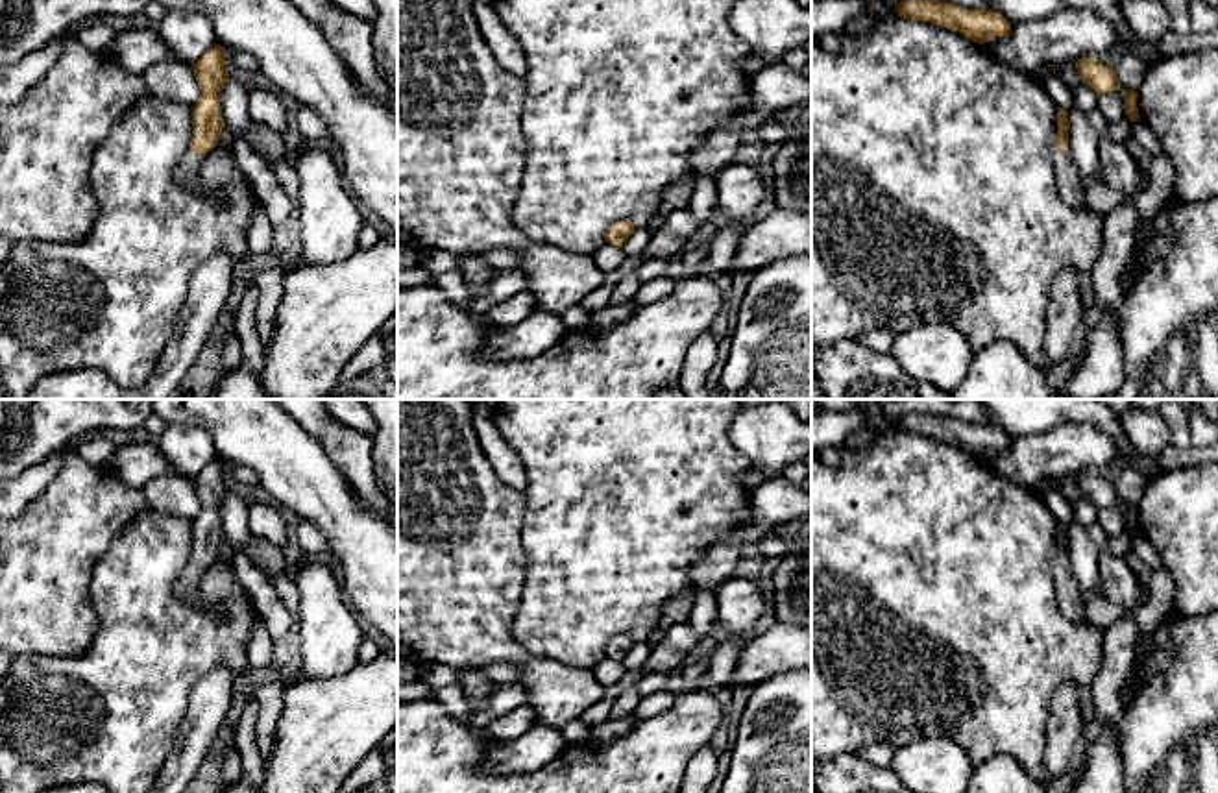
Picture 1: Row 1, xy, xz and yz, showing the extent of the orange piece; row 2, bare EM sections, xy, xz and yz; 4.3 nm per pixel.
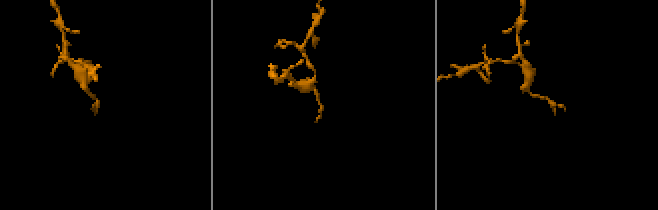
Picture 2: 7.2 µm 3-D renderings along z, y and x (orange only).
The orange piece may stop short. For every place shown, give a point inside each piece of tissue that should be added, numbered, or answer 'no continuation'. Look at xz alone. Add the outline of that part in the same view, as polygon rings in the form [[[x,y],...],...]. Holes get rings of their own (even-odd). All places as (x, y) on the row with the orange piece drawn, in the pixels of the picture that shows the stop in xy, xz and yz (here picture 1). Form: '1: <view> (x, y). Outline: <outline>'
no continuation

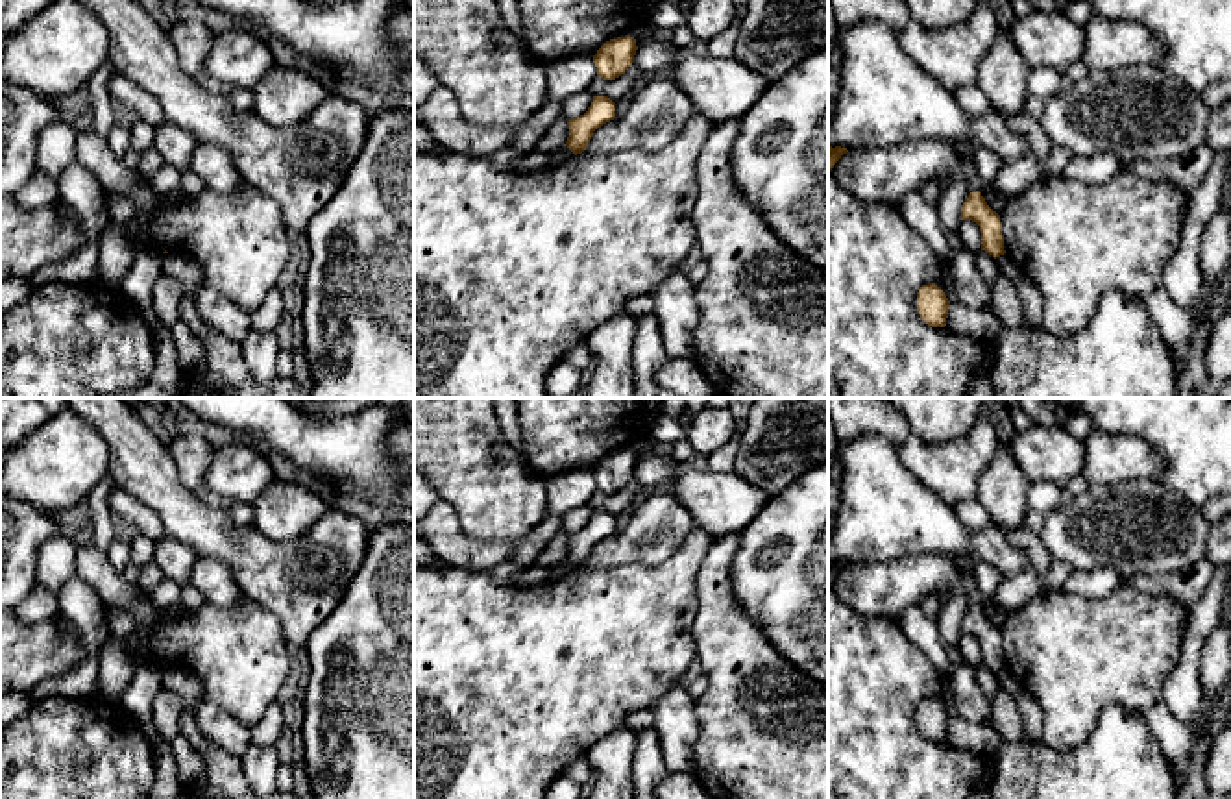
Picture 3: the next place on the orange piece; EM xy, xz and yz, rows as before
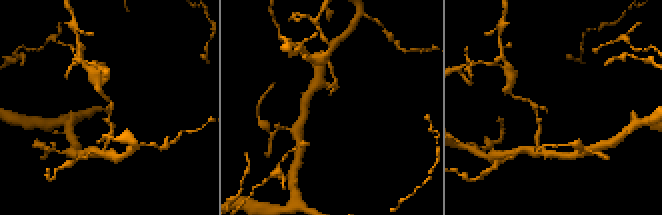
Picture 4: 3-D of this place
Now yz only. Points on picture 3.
no continuation

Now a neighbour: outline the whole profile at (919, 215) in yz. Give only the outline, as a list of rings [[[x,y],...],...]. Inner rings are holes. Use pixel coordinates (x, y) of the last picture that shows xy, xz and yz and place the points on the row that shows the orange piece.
[[[920,191],[906,192],[895,205],[906,224],[932,248],[939,264],[935,285],[946,294],[950,305],[954,305],[959,296],[948,276],[948,257],[952,250],[948,246],[946,231],[939,222],[937,207],[928,203]]]

